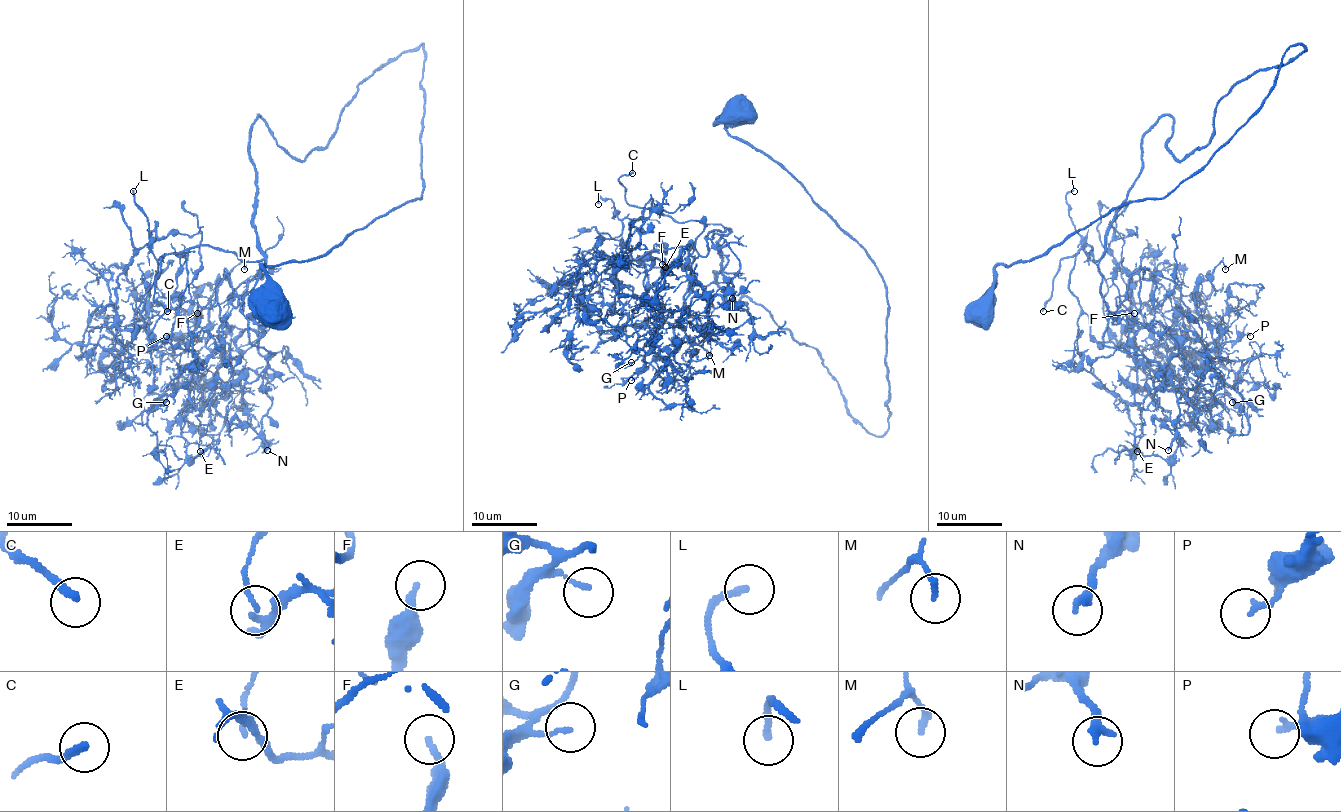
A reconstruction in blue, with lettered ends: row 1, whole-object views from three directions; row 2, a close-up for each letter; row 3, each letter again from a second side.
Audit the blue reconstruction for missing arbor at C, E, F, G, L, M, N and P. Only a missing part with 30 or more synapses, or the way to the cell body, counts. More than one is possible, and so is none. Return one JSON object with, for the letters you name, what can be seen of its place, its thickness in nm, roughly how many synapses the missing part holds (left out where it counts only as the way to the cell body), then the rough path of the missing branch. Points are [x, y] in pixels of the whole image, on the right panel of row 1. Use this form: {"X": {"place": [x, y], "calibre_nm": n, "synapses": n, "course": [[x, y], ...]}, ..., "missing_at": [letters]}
{"C": {"place": [1043, 311], "calibre_nm": 220, "synapses": 950, "course": [[1043, 311], [1036, 358], [1047, 381], [1106, 406], [1098, 311], [1075, 262], [1064, 266], [1082, 233]]}, "missing_at": ["C"]}

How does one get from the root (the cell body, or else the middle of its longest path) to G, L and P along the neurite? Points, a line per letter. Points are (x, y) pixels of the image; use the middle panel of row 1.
G: (740, 111), (727, 130), (885, 285), (888, 427), (724, 300), (729, 228), (621, 327), (631, 362)
L: (740, 111), (885, 285), (882, 435), (724, 300), (725, 228), (650, 199), (598, 259), (598, 204)
P: (740, 111), (727, 130), (885, 285), (888, 427), (724, 300), (729, 228), (631, 380)

